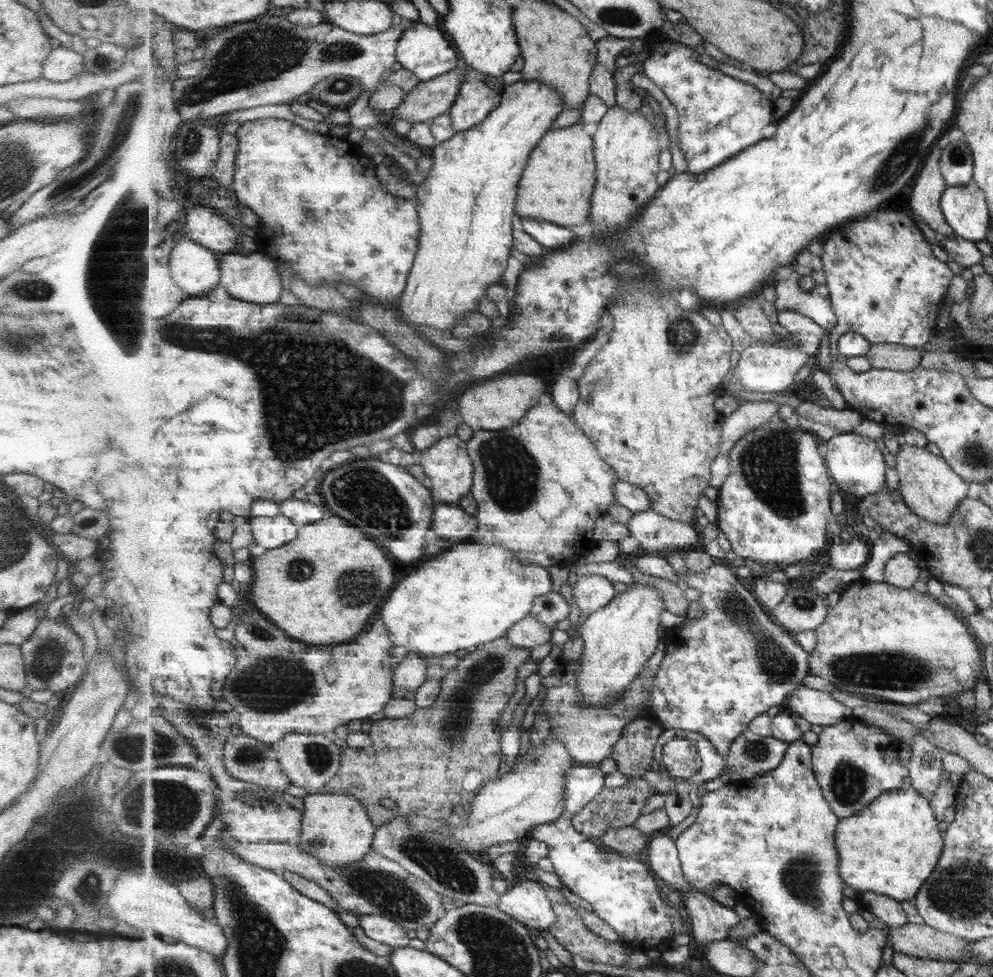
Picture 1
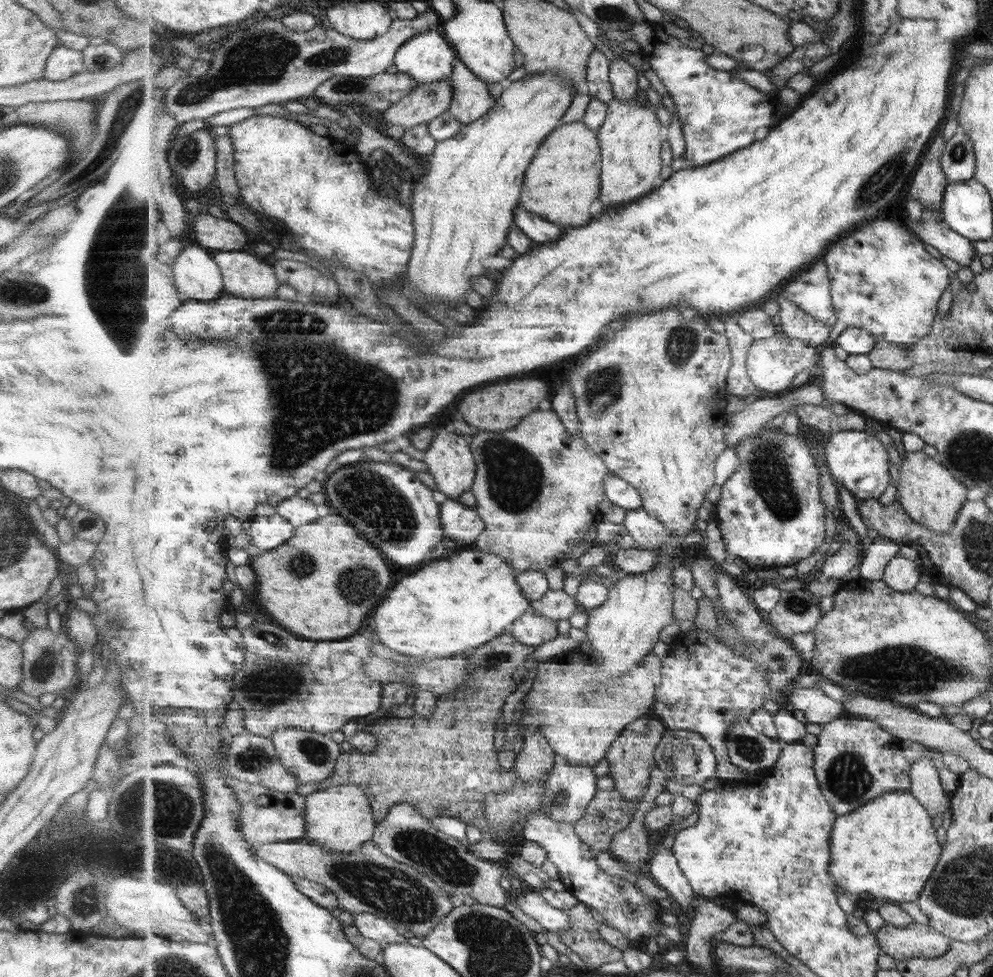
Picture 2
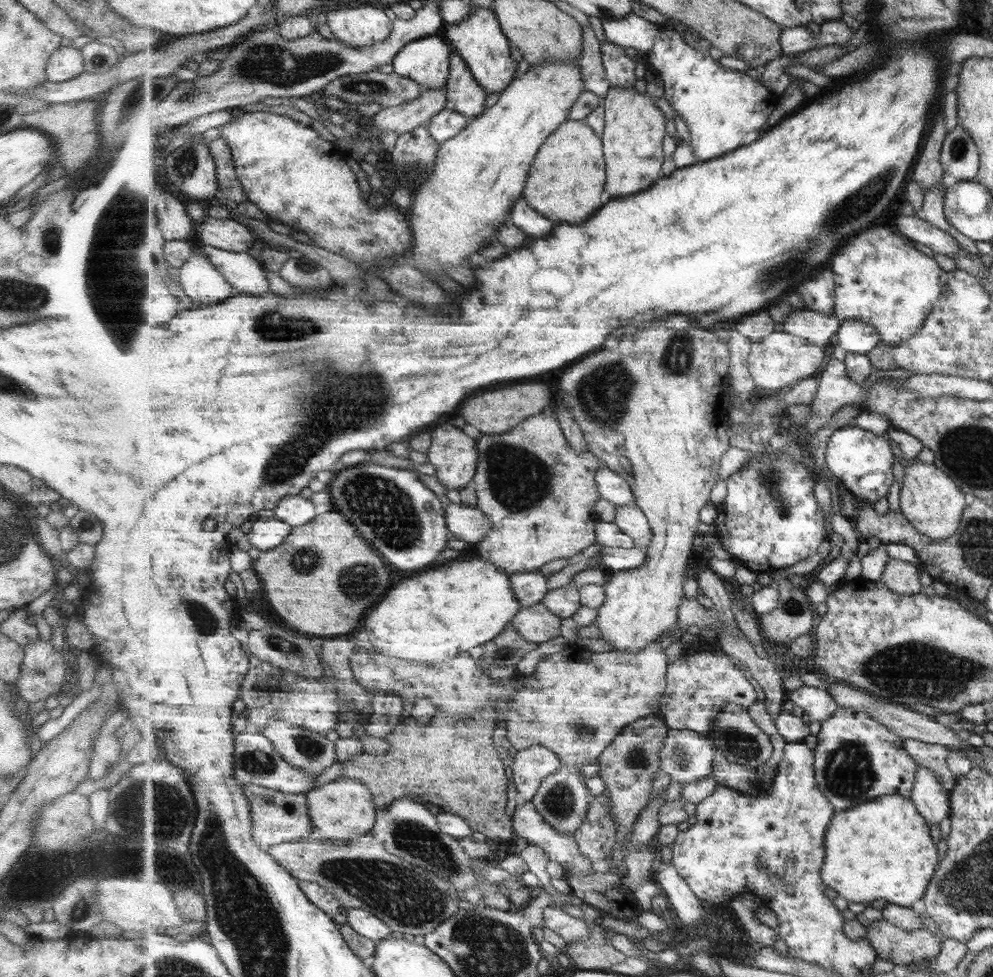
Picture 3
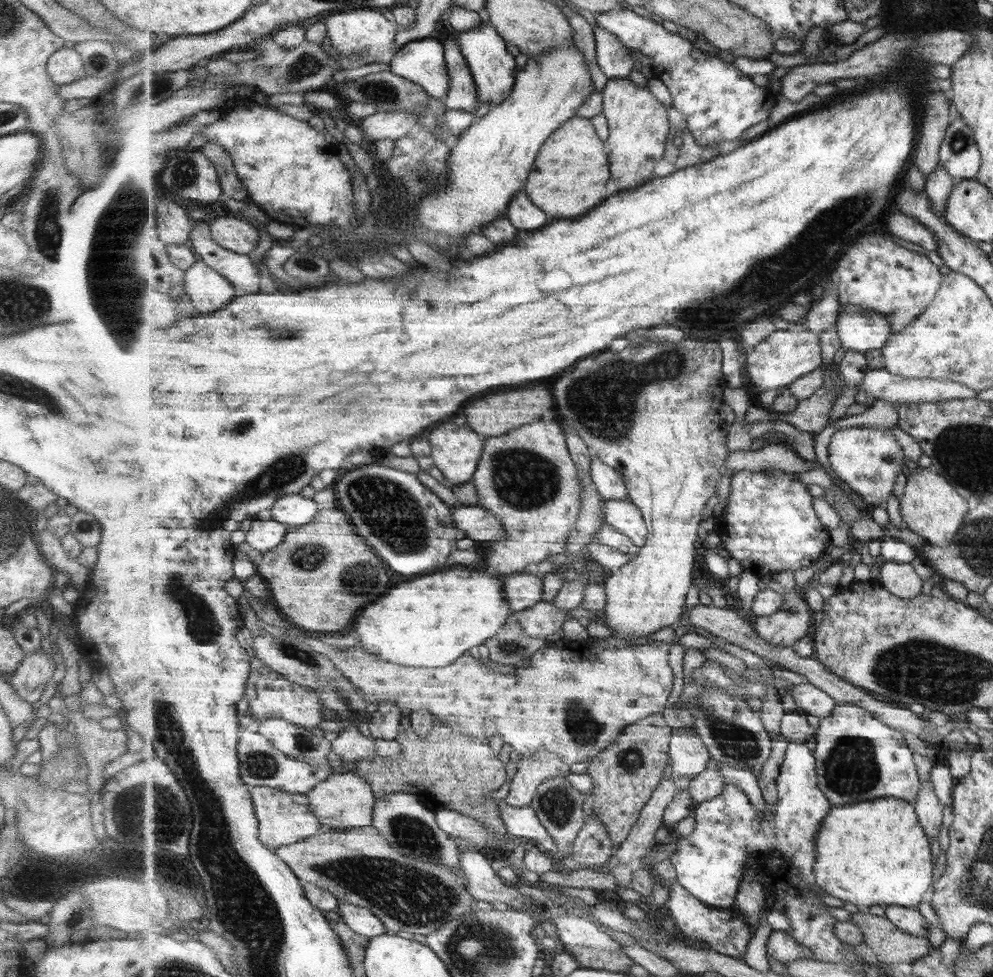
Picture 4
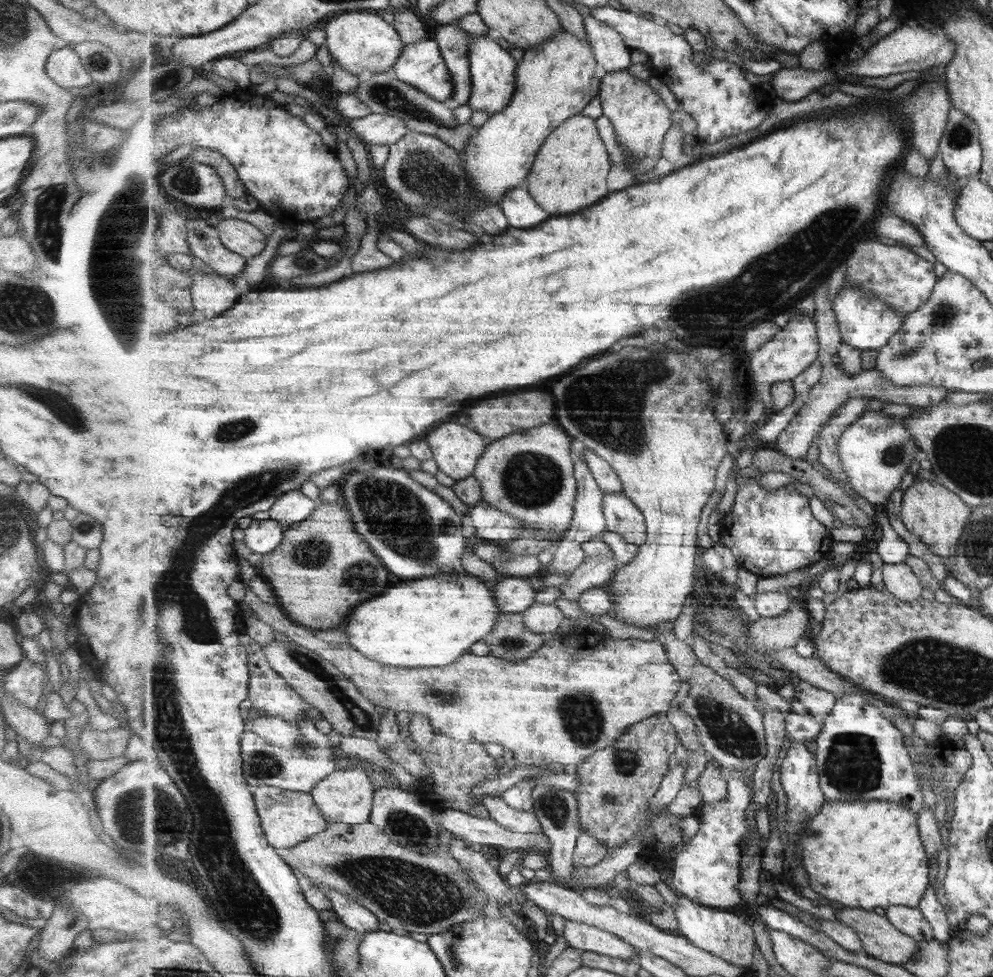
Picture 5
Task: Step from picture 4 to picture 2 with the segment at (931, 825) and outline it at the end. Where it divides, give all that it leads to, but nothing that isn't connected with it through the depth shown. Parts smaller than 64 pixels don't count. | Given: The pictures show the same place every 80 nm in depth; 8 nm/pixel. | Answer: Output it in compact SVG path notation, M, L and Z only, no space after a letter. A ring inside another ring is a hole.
M929 757L914 761L911 770L913 796L935 817L951 810L950 798L941 786L939 772Z

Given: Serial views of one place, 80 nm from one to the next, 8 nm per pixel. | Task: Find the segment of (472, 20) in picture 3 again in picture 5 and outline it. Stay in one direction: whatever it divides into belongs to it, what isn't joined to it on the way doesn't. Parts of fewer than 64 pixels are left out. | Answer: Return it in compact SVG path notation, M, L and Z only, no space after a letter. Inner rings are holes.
M488 33L484 36L474 36L470 44L469 62L472 72L472 95L468 106L472 110L485 110L489 116L503 112L512 101L516 91L516 70L518 61L499 46L495 41L496 35Z

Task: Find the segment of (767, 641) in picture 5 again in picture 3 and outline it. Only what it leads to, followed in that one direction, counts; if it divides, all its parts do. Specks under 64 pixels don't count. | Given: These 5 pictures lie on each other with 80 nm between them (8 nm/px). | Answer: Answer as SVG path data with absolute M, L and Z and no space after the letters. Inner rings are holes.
M783 568L772 572L773 578L777 582L777 588L781 592L779 606L773 612L760 615L757 623L759 624L760 634L763 639L773 641L774 643L788 645L799 636L809 634L815 628L815 609L814 604L809 601L806 591L800 586L793 584L789 578L791 572Z

